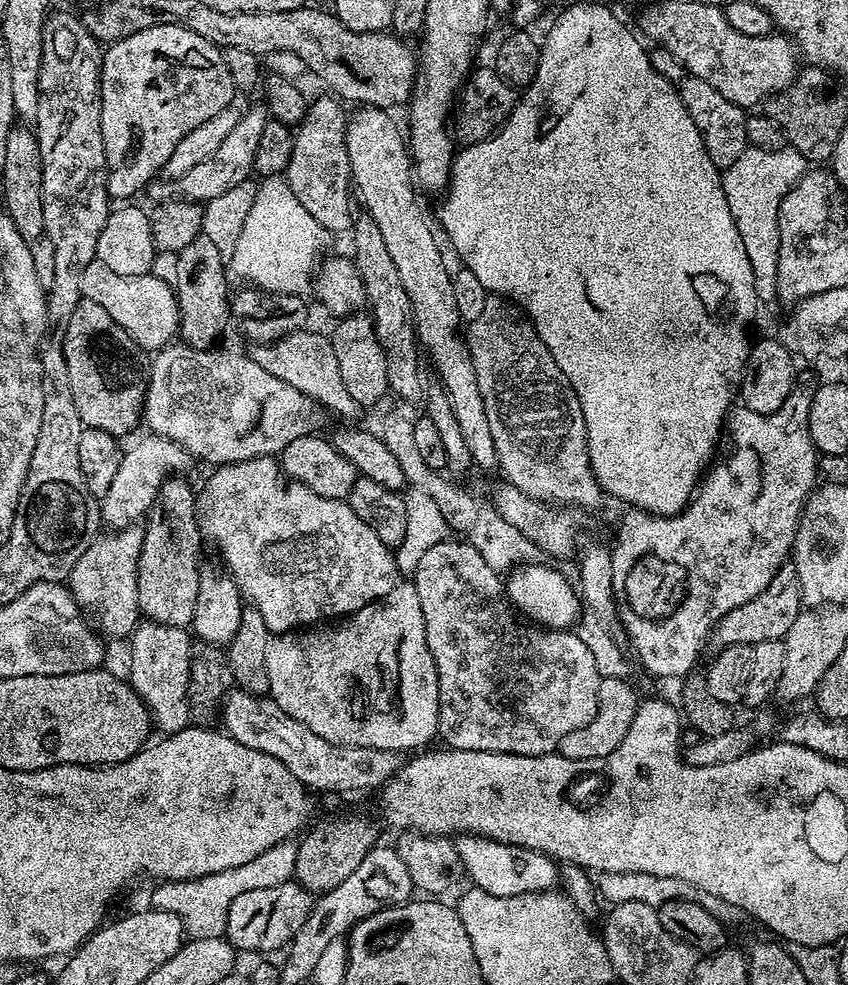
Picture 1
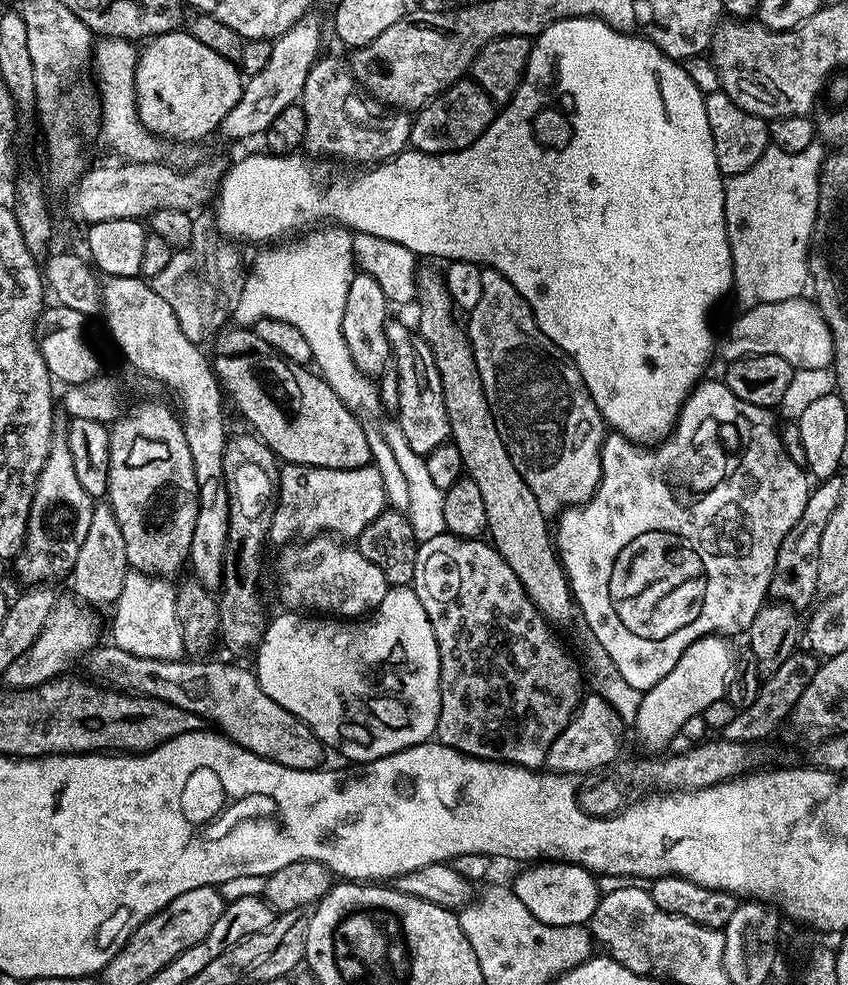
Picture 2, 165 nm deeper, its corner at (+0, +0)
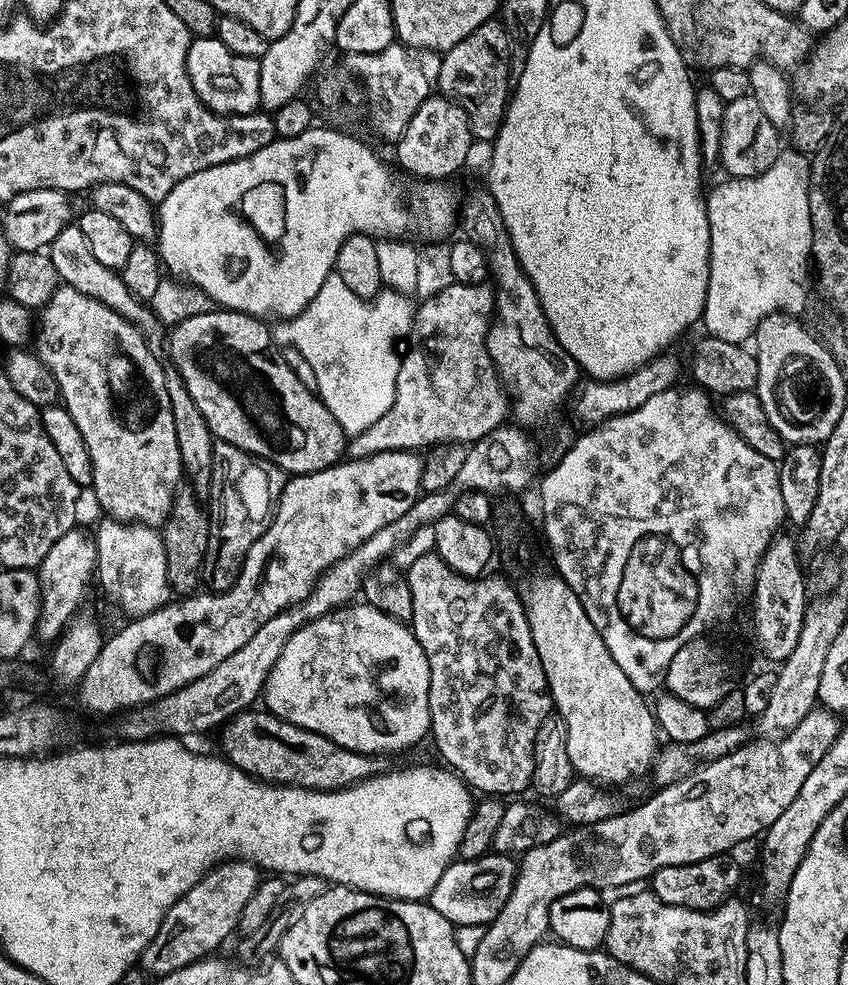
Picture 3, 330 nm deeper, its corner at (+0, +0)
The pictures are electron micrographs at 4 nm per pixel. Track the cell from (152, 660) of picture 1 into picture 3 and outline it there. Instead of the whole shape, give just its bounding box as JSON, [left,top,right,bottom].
[94,518,169,617]

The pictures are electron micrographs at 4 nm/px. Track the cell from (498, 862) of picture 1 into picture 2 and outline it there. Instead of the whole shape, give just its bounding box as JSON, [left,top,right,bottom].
[510,862,602,926]

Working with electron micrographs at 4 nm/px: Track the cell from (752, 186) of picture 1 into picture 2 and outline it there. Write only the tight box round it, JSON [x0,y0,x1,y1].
[724,142,826,309]

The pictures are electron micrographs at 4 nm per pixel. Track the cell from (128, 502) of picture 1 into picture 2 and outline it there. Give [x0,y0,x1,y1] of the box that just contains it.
[70,502,129,605]

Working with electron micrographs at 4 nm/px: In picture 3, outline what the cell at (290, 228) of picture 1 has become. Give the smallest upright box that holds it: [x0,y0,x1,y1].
[271,274,414,438]

